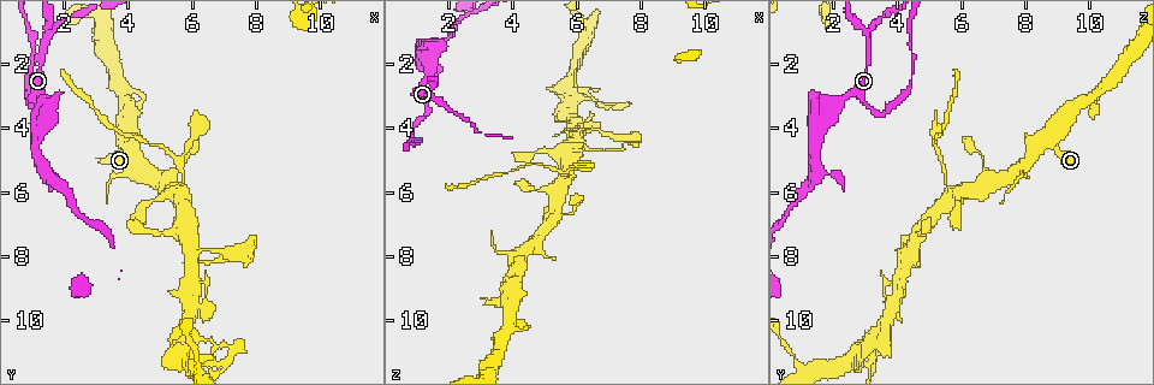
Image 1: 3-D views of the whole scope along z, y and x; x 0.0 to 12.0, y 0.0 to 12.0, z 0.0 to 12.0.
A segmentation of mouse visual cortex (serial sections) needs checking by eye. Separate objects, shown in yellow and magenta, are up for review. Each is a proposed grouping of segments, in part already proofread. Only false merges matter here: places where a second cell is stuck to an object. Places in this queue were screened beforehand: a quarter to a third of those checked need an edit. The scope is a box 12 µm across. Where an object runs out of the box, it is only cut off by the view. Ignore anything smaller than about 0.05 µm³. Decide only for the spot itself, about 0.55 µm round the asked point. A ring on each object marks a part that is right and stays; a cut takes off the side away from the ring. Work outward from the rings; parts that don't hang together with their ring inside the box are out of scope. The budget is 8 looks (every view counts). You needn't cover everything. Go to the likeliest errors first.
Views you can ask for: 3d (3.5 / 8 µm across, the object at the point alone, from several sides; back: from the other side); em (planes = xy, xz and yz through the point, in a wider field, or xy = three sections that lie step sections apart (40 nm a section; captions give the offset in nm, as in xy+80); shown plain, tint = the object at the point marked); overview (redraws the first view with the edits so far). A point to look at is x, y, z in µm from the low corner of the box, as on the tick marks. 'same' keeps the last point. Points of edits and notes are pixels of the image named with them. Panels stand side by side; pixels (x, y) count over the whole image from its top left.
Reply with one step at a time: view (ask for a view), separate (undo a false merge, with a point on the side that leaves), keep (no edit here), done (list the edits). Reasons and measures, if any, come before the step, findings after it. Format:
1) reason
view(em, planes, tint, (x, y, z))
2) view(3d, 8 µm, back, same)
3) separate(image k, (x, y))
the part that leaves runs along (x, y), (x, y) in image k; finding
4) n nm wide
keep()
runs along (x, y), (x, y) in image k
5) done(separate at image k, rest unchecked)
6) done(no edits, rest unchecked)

abrupt turn
view(3d, 3.5 µm, (1.4, 3.5, 3.3))

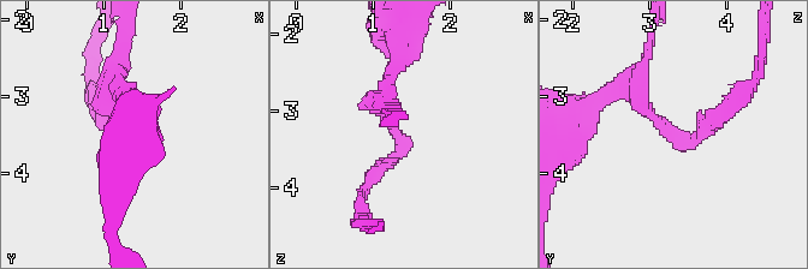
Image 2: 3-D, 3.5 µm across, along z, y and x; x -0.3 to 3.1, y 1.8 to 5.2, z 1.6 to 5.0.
view(em, xy, step 2, tint, (1.40, 3.60, 3.35))

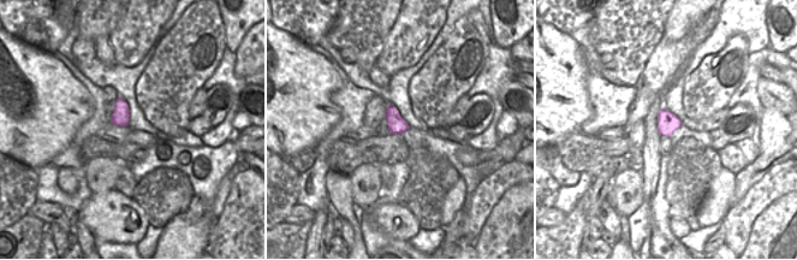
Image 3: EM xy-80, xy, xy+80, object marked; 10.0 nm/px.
view(em, xy, step 5, tint, same)

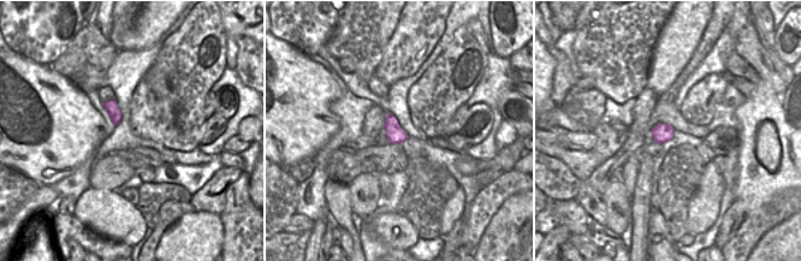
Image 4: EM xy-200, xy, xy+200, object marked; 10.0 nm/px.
keep()
runs along (386, 97), (400, 153), (361, 196) in image 2; continuous, no second cell

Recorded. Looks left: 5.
three arms meet
view(3d, 3.5 µm, (1.6, 1.1, 3.0))

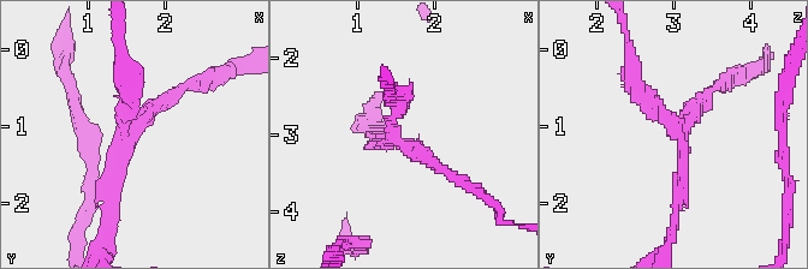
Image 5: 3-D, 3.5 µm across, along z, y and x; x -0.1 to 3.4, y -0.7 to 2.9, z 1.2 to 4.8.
3 arms; arms of 150, 200, 200 nm; need the tissue
view(em, xy, step 3, tint, (1.50, 1.15, 3.10))

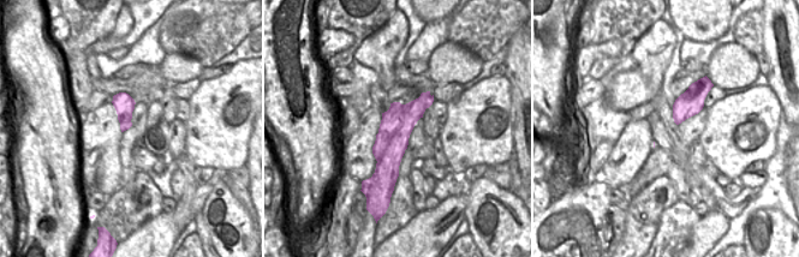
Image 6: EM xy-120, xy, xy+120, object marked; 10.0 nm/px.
separate(image 5, (398, 111))
border along (401, 105), (391, 163), (368, 181) in image 6; a second cell is stuck on

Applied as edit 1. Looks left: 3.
branch point
view(3d, 3.5 µm, (1.4, 5.3, 1.5))

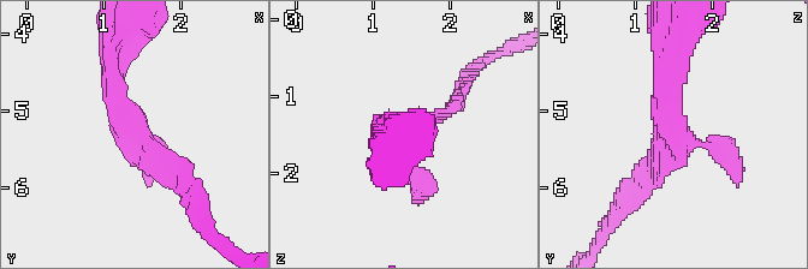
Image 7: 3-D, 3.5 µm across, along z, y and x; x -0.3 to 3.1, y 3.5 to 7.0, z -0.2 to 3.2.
need the tissue
view(em, xy, step 1, tint, (1.45, 5.30, 1.50))

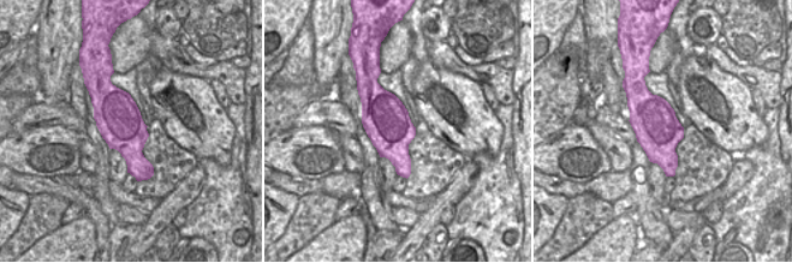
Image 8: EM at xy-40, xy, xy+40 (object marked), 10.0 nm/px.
keep()
all the same cell

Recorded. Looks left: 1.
done(separate at image 5, rest unchecked)

